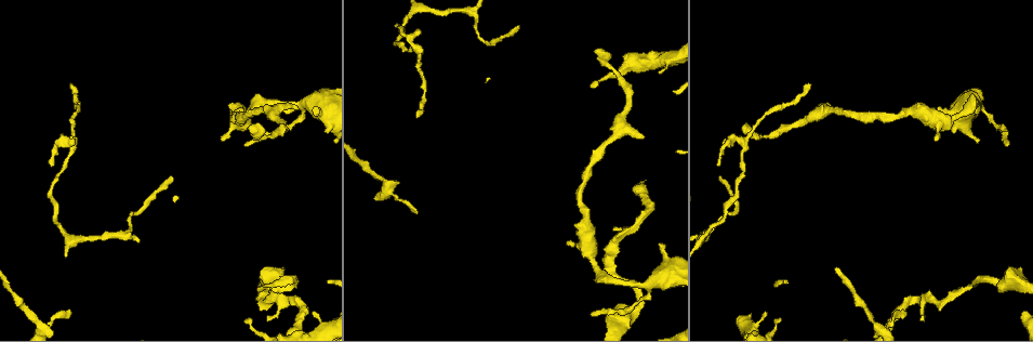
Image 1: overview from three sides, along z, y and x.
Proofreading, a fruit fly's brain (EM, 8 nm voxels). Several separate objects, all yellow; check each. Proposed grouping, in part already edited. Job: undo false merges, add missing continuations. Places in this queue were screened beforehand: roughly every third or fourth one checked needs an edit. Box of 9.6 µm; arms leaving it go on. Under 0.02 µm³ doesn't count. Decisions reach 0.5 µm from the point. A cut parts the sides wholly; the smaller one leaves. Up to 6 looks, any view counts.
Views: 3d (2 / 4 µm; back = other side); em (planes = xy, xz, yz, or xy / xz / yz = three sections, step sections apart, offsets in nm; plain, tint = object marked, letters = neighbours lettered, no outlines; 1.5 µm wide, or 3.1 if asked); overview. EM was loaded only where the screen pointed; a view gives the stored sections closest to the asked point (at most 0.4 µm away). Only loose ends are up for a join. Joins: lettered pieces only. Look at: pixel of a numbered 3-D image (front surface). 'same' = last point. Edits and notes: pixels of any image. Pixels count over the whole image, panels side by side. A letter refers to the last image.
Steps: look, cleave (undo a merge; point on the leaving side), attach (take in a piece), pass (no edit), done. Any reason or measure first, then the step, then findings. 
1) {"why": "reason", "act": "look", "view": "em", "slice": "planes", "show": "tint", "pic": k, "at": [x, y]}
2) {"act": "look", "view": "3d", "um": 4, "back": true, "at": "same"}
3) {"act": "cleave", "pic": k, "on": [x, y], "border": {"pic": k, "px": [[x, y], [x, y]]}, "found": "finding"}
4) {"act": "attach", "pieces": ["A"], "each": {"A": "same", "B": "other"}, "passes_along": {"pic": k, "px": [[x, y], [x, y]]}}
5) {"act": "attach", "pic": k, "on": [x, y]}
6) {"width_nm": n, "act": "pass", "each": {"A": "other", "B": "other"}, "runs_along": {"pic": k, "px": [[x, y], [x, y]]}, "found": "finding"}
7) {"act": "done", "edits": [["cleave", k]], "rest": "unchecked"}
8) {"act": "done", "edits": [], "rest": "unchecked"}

{"why": "long arm stops here", "act": "look", "view": "em", "slice": "planes", "show": "plain", "pic": 1, "at": [747, 127]}

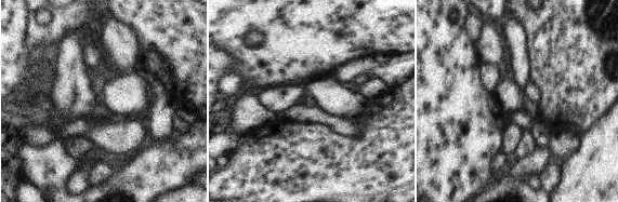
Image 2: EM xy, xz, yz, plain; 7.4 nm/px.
{"why": "see the neighbours", "act": "look", "view": "em", "slice": "planes", "show": "letters", "at": "same"}

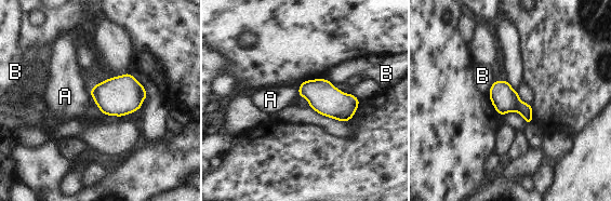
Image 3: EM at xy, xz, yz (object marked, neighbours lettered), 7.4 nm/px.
{"act": "pass", "each": {"A": "other", "B": "other"}, "found": "no lettered piece goes on from it"}

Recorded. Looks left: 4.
{"why": "tapers out", "act": "look", "view": "em", "slice": "planes", "show": "letters", "pic": 1, "at": [54, 163]}

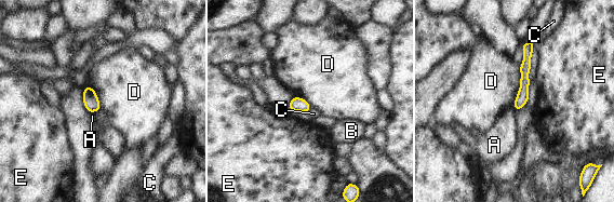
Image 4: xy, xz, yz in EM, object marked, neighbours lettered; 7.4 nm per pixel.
{"longest_contact_nm": ["C", 340], "act": "pass", "each": {"A": "other", "B": "other", "C": "other", "D": "other", "E": "other"}, "border": {"pic": 4, "px": [[520, 65], [520, 88], [512, 107]]}, "found": "no lettered piece goes on from it"}

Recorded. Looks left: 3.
{"why": "an open end", "act": "look", "view": "em", "slice": "xy", "step": 8, "show": "letters", "pic": 1, "at": [906, 314]}

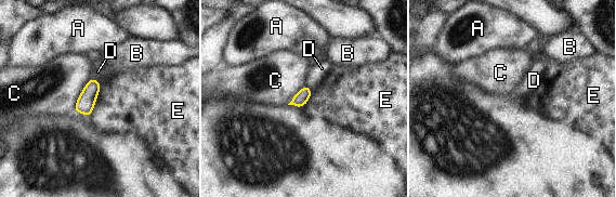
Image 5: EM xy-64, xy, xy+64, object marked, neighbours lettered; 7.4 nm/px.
{"act": "look", "view": "em", "slice": "planes", "show": "letters", "at": "same"}

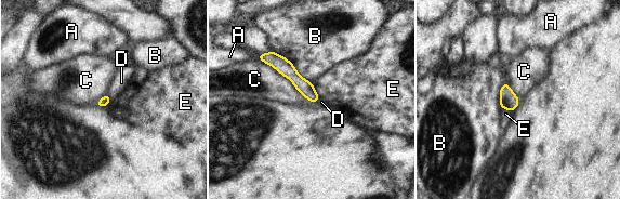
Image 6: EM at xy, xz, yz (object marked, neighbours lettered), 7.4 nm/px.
{"act": "pass", "each": {"A": "other", "B": "other", "C": "other", "D": "other", "E": "other"}, "runs_along": {"pic": 6, "px": [[264, 58], [280, 63], [315, 97]]}, "found": "no lettered piece goes on from it"}

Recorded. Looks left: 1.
{"act": "done", "edits": [], "rest": "unchecked"}

